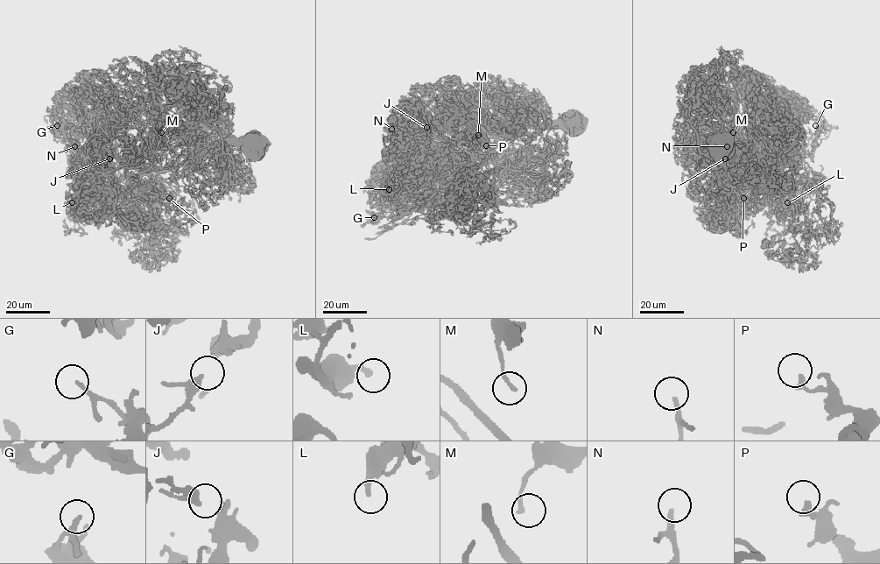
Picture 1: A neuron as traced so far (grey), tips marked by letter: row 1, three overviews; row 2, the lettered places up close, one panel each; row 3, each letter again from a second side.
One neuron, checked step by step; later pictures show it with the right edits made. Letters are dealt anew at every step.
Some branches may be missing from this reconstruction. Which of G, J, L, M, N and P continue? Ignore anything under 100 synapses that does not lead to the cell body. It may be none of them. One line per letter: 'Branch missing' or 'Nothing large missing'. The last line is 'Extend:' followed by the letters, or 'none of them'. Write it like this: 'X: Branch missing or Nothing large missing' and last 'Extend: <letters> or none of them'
G: Nothing large missing
J: Nothing large missing
L: Nothing large missing
M: Nothing large missing
N: Branch missing
P: Nothing large missing
Extend: N

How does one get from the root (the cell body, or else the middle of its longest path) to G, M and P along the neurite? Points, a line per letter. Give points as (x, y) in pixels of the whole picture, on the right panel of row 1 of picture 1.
G: (723, 142), (746, 146), (775, 170), (795, 155), (796, 134), (793, 130), (819, 132), (820, 130), (815, 125)
M: (723, 142), (746, 146), (772, 167), (762, 170), (744, 147), (706, 122), (718, 127), (724, 119), (733, 132)
P: (723, 142), (746, 146), (772, 167), (760, 170), (769, 175), (768, 193), (753, 202), (743, 198)

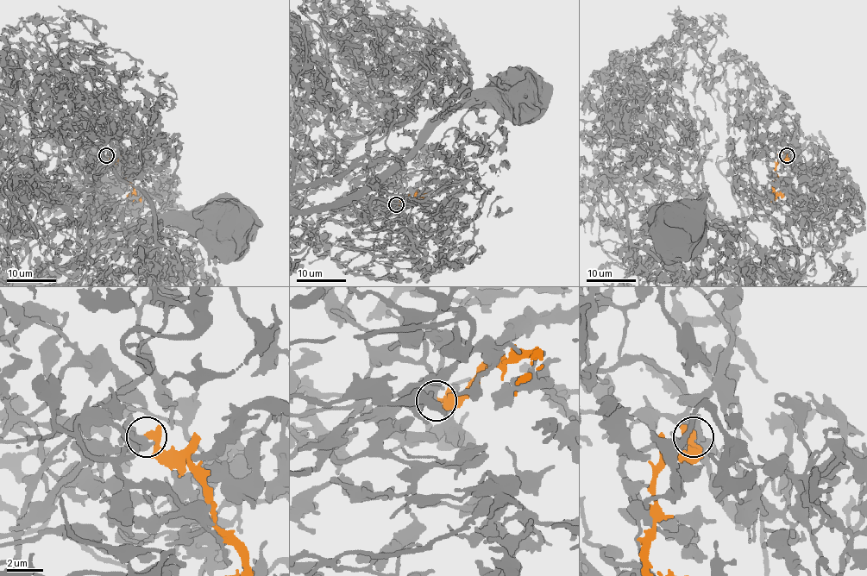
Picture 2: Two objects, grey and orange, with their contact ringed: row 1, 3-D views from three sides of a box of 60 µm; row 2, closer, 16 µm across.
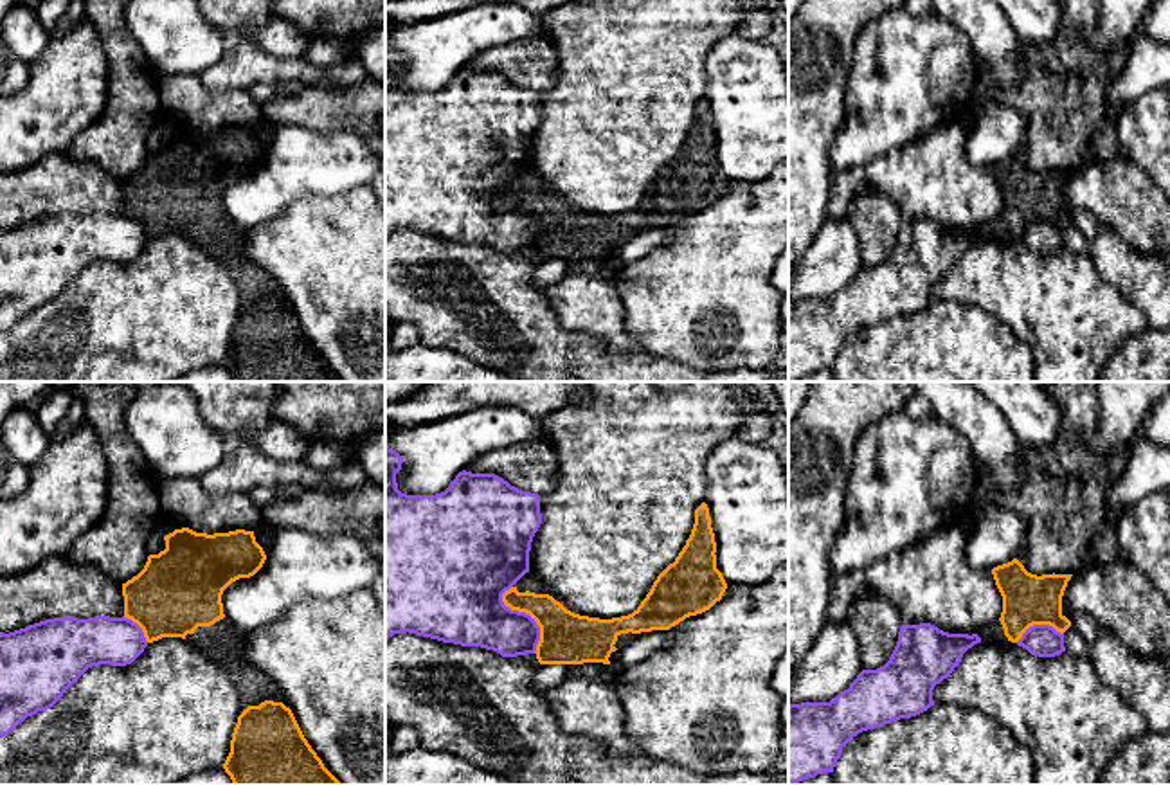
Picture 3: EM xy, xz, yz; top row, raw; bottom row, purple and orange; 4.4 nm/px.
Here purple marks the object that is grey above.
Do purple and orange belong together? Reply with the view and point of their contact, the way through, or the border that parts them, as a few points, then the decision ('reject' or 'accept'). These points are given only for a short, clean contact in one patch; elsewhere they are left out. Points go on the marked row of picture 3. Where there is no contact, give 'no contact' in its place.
xz (524, 613) | along xz (512, 586), (503, 602), (524, 611), (539, 627), (535, 652) | reject

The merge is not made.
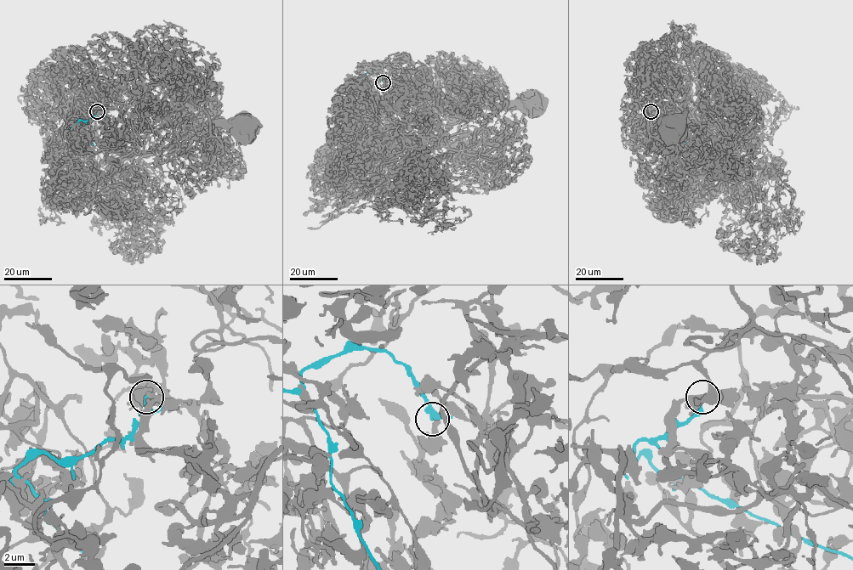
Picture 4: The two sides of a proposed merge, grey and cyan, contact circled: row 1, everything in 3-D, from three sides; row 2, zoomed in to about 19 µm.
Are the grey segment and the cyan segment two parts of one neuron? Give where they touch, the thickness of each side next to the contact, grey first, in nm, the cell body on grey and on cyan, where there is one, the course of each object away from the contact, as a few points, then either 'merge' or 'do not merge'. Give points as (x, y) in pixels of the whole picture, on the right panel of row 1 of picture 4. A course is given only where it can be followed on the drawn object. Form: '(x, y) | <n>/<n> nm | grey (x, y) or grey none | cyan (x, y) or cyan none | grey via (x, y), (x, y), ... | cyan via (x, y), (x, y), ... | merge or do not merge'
(651, 111) | 280/170 nm | grey (673, 126) | cyan none | grey via (651, 111), (679, 123), (683, 141), (728, 151), (700, 129), (674, 123) | cyan via (651, 111), (640, 121), (688, 144) | do not merge

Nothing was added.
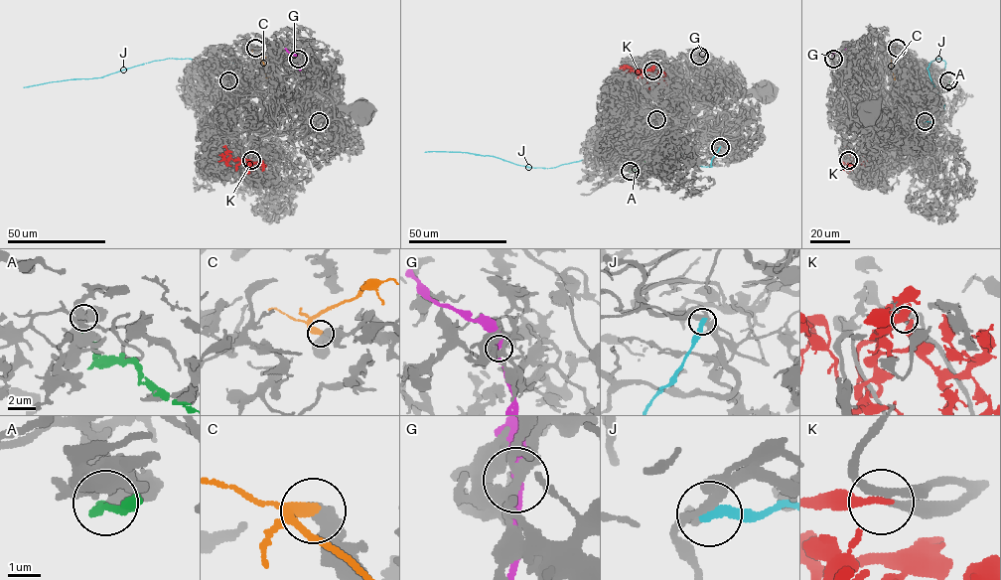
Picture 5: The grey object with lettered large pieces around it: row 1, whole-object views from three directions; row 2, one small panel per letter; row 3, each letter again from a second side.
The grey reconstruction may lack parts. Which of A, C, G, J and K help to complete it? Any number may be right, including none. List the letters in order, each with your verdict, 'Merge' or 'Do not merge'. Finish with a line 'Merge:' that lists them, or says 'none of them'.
A: Do not merge
C: Do not merge
G: Do not merge
J: Do not merge
K: Merge
Merge: K

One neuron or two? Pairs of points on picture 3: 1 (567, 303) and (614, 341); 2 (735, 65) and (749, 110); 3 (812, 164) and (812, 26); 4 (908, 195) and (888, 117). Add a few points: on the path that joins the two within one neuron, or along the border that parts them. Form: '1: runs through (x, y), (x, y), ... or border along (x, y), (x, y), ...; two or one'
1: runs through (578, 305), (603, 330); one
2: runs through (746, 76), (749, 80), (749, 99); one
3: runs through (812, 130), (812, 60); one
4: border along (933, 128), (857, 168); two

